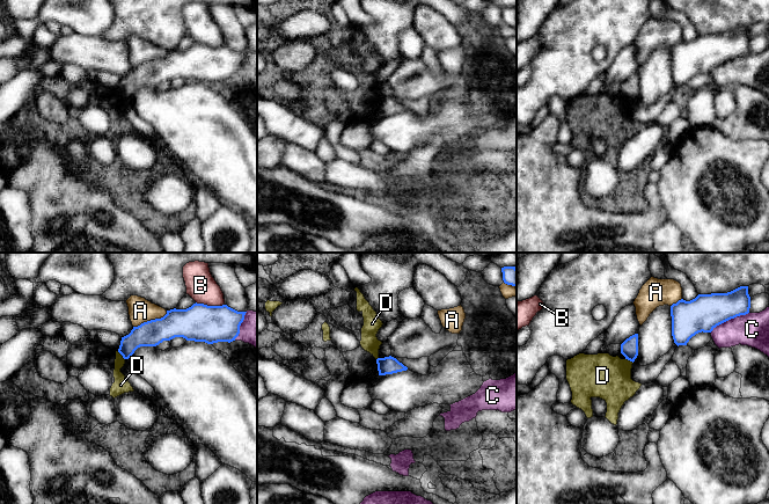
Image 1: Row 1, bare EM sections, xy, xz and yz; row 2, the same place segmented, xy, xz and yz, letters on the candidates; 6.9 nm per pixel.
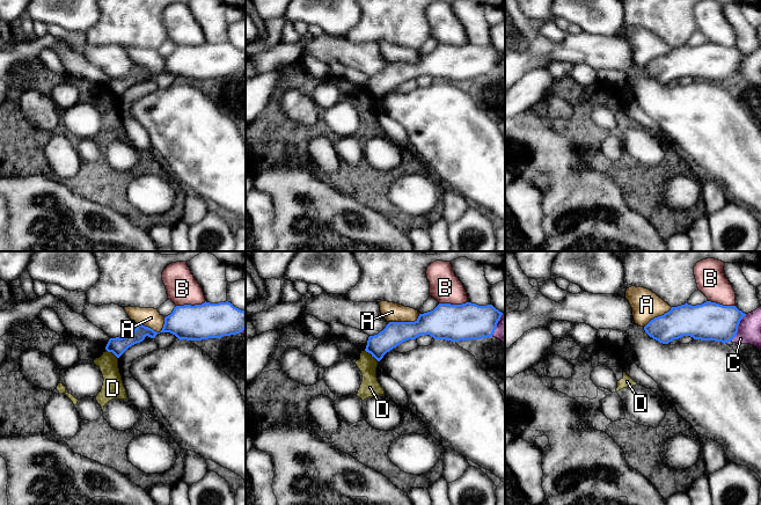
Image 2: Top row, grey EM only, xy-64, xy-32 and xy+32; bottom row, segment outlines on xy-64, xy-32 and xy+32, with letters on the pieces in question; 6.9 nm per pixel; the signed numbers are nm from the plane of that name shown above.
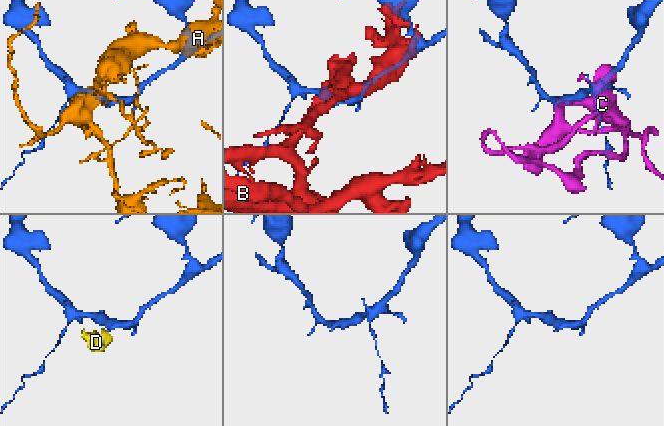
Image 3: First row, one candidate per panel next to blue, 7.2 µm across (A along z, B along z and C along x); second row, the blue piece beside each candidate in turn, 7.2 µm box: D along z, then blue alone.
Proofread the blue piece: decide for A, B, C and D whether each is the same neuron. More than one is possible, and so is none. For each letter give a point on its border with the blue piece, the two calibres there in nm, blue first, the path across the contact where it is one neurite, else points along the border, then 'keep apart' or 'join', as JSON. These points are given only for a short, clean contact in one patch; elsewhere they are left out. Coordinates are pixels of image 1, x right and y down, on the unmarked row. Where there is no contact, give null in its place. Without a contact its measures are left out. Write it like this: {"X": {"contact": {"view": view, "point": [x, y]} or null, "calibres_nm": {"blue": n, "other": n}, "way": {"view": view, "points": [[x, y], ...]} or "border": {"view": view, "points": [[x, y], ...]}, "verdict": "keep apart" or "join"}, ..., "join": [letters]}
{"A": {"contact": {"view": "xy", "point": [151, 60]}, "calibres_nm": {"blue": 200, "other": 170}, "verdict": "keep apart"}, "B": {"contact": {"view": "xy", "point": [210, 46]}, "calibres_nm": {"blue": 260, "other": 200}, "verdict": "keep apart"}, "C": {"contact": {"view": "yz", "point": [729, 59]}, "calibres_nm": {"blue": 240, "other": 220}, "verdict": "keep apart"}, "D": {"contact": {"view": "xy", "point": [122, 95]}, "calibres_nm": {"blue": 180, "other": 110}, "border": {"view": "xy", "points": [[117, 92], [124, 100]]}, "verdict": "keep apart"}, "join": []}

